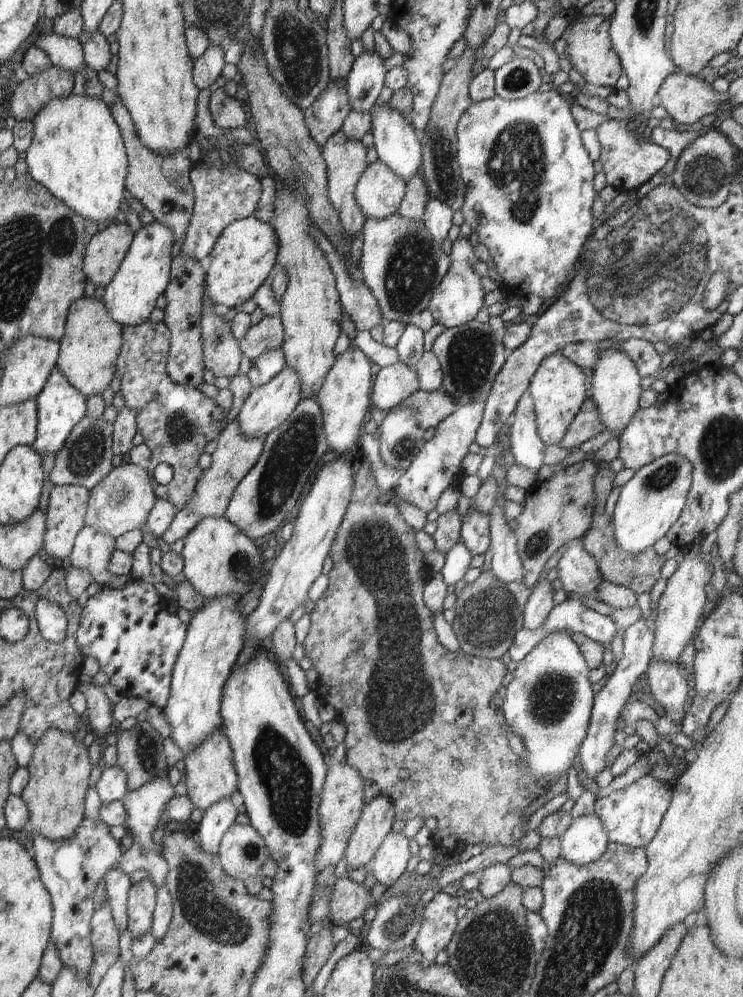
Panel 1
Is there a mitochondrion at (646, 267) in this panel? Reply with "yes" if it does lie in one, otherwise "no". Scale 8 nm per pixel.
yes

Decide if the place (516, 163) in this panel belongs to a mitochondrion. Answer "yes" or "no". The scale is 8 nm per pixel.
yes

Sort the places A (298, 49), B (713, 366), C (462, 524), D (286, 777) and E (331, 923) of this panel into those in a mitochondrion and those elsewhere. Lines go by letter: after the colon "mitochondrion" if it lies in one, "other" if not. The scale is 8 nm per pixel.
A: mitochondrion
B: other
C: other
D: mitochondrion
E: other

